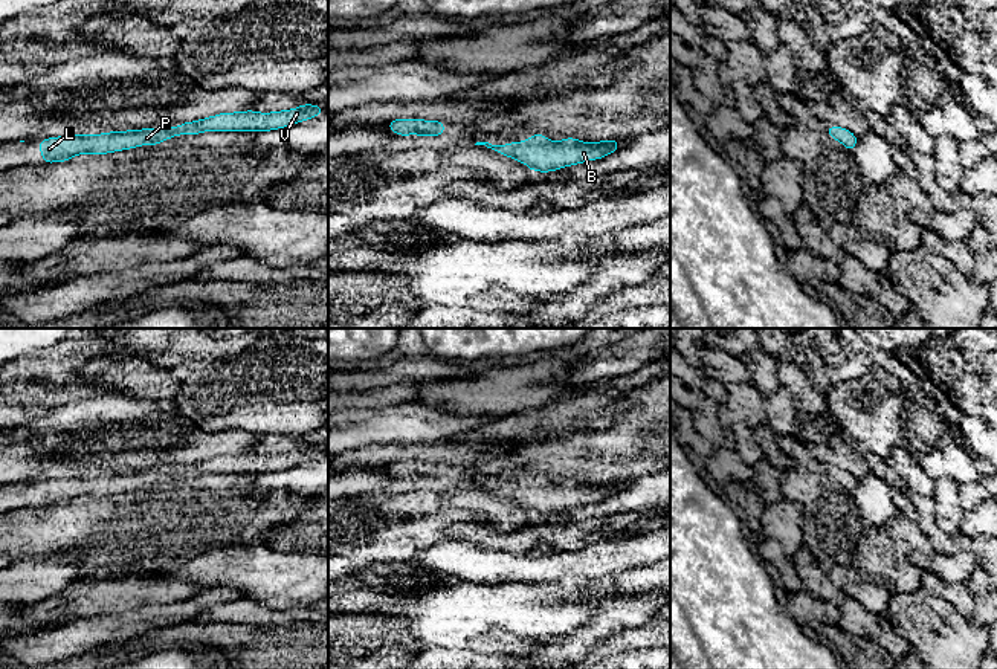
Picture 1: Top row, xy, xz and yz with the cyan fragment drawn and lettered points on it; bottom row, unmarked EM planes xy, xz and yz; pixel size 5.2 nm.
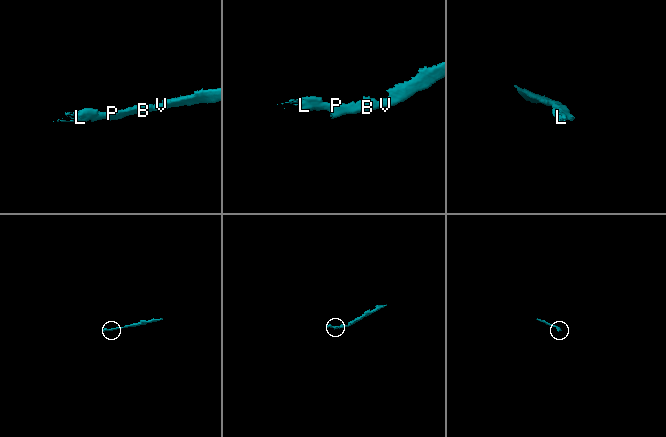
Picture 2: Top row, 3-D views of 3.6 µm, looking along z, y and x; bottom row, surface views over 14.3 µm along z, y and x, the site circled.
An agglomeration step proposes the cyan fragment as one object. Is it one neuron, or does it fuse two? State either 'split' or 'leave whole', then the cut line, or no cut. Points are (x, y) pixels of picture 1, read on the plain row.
leave whole; no cut

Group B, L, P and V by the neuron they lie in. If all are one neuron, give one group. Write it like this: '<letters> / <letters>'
B L P V

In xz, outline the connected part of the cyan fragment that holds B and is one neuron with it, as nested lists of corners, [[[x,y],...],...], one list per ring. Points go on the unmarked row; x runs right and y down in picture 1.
[[[536,475],[533,480],[522,484],[505,487],[476,484],[475,487],[486,487],[502,498],[513,499],[525,506],[531,513],[548,515],[606,499],[618,492],[618,480],[602,484],[580,484],[576,480],[566,480],[553,484],[542,475]]]

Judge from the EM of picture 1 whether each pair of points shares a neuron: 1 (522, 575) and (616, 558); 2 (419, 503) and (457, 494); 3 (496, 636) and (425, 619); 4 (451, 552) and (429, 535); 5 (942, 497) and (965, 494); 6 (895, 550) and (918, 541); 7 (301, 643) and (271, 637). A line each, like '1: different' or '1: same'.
1: same
2: same
3: same
4: different
5: same
6: different
7: same

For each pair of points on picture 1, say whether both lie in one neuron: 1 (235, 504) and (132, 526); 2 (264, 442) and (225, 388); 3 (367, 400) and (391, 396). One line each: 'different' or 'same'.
1: same
2: different
3: same

